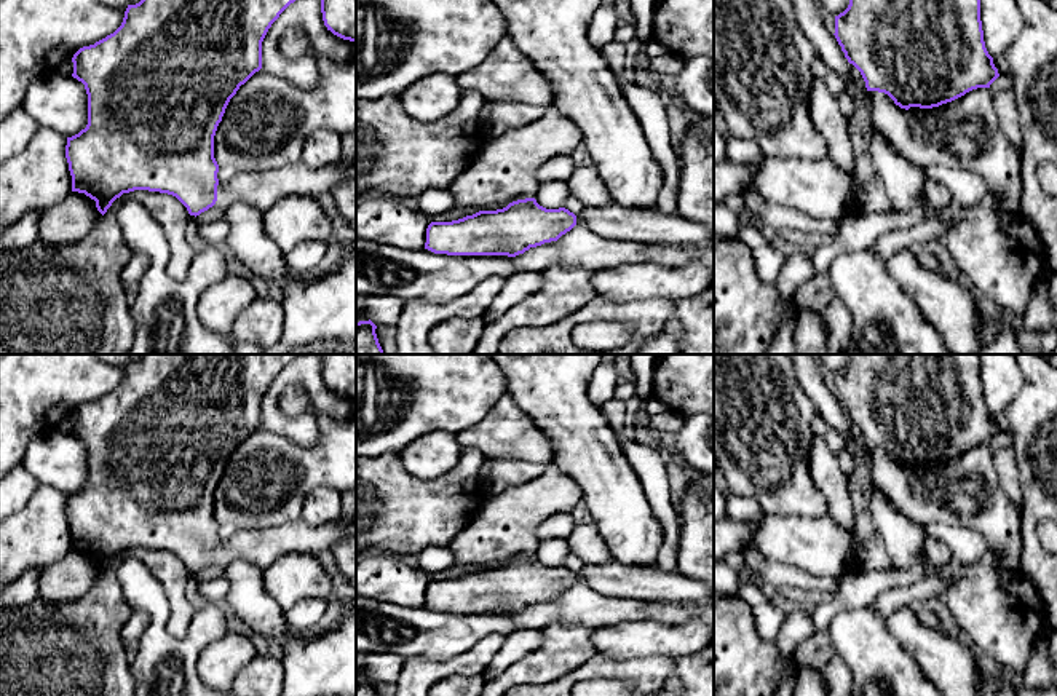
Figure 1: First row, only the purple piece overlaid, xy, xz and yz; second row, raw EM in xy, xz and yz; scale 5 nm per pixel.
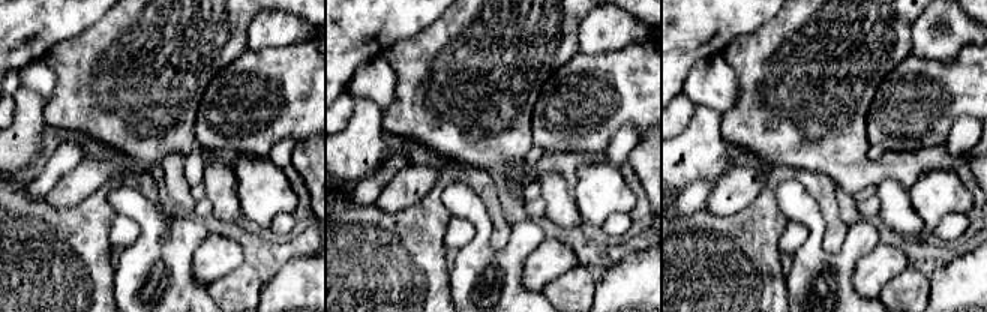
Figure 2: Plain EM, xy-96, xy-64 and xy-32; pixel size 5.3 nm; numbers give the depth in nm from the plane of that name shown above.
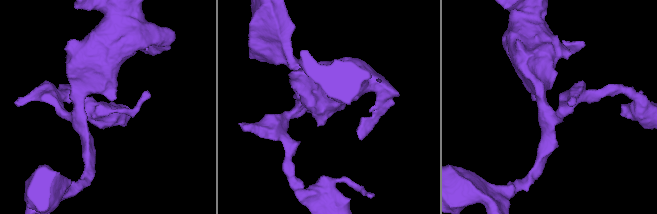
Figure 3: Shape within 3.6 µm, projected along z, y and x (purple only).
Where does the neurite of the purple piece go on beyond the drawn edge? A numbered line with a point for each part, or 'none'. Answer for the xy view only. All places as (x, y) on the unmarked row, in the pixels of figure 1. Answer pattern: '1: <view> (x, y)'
1: xy (262, 548)

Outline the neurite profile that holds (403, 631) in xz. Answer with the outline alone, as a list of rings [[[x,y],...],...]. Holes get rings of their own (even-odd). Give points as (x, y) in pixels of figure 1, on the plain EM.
[[[584,579],[557,599],[530,605],[516,615],[434,611],[356,594],[356,653],[445,661],[465,654],[485,635],[543,629],[551,623],[597,629],[626,619],[685,624],[696,618],[714,624],[714,605],[605,597]]]

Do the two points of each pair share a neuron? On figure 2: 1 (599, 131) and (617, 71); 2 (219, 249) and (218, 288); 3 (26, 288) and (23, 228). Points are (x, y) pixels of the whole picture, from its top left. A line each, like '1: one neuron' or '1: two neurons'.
1: one neuron
2: two neurons
3: one neuron

